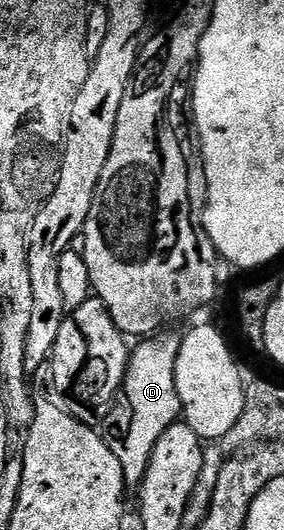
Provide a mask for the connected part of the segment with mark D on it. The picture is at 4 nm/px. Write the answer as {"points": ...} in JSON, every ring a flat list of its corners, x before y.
{"points":[[162,330,153,336,147,336,133,345,130,361,126,367,124,397,130,407,130,429,120,446,114,448,116,458,122,467,127,485,141,485,146,467,150,461,156,442,160,442,160,434,168,430,168,426,179,423,182,416,182,403,176,390,174,367,178,351,182,345,182,336,174,330]]}

